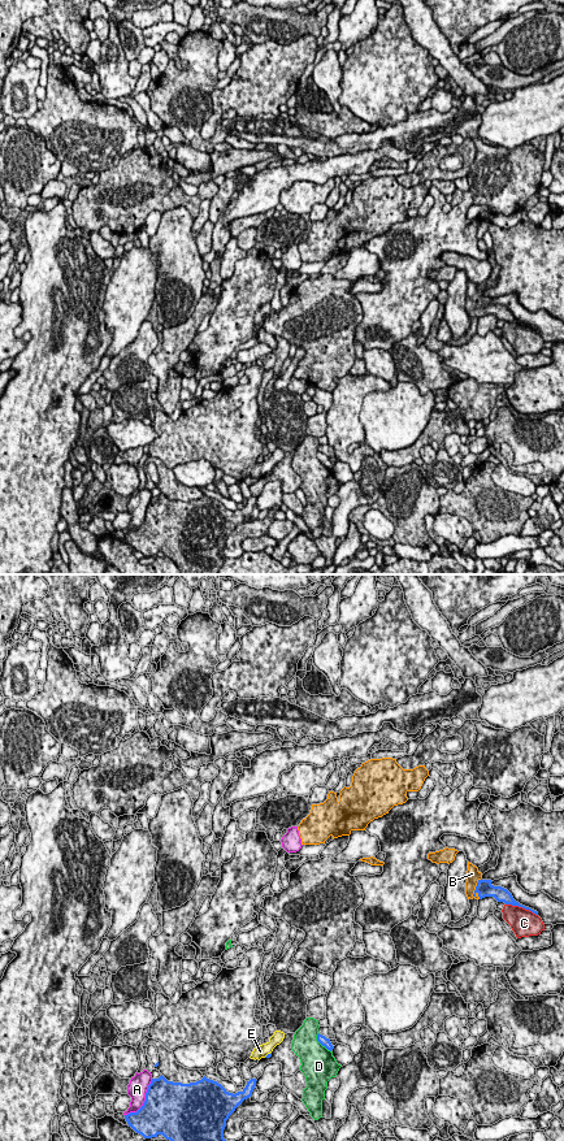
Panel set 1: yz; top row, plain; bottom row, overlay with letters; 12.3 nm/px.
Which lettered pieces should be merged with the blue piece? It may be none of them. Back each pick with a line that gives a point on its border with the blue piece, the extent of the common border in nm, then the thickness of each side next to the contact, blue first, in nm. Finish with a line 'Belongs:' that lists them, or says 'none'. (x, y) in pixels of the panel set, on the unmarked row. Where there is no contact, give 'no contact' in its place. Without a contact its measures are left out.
B: contact yz (476, 306); length 280 nm; calibres 200 and 160 nm
Belongs: B

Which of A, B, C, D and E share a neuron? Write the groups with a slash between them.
A / B / C / D / E

